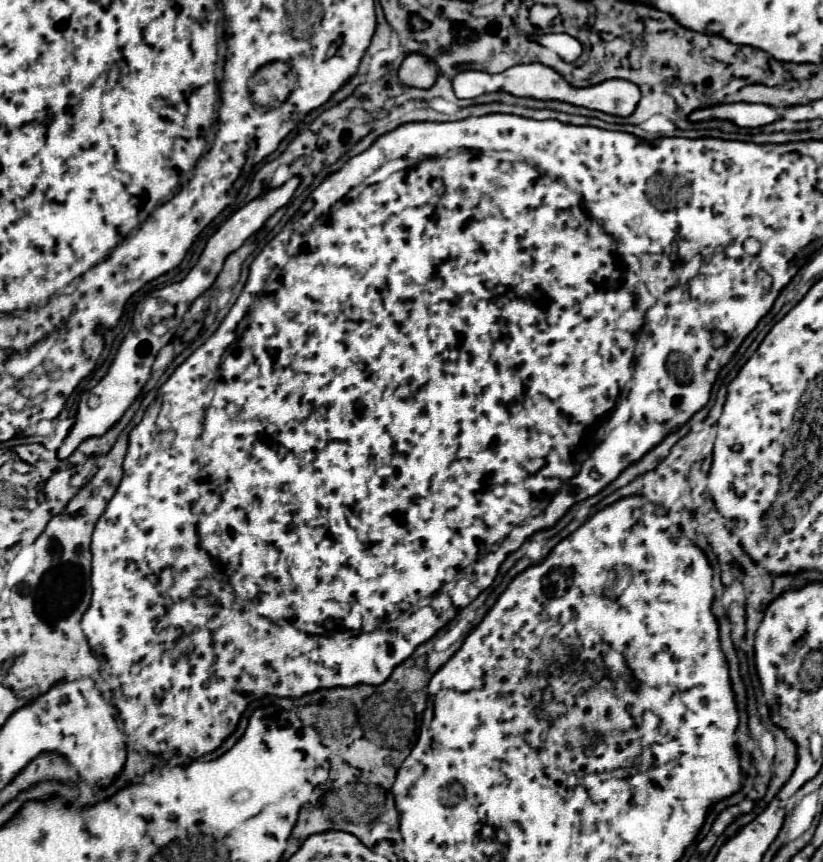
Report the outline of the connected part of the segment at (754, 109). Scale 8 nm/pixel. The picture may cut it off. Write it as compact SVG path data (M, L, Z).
M733 103L733 105L717 105L709 109L699 109L689 115L691 121L705 119L729 119L739 127L763 127L777 119L777 111L769 105L753 105L753 103Z

